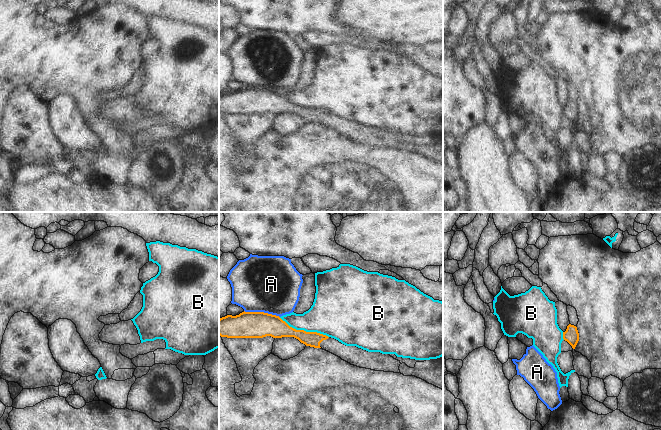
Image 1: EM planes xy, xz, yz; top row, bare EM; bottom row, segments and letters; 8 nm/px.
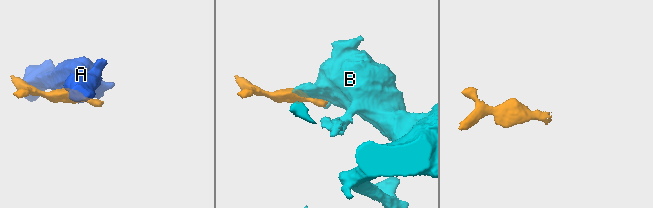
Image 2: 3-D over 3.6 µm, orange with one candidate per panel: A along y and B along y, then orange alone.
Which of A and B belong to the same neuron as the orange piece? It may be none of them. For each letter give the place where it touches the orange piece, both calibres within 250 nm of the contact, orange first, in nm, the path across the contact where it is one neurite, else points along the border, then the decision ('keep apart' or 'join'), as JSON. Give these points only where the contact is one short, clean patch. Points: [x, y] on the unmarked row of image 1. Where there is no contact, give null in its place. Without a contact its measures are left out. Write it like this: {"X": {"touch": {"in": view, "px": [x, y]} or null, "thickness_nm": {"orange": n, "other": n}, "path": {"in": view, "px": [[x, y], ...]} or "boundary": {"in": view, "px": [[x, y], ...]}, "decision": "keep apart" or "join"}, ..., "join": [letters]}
{"A": {"touch": {"in": "xz", "px": [262, 88]}, "thickness_nm": {"orange": 200, "other": 460}, "boundary": {"in": "xz", "px": [[244, 86], [263, 87], [279, 93]]}, "decision": "keep apart"}, "B": {"touch": {"in": "xz", "px": [303, 106]}, "thickness_nm": {"orange": 170, "other": 320}, "decision": "keep apart"}, "join": []}

